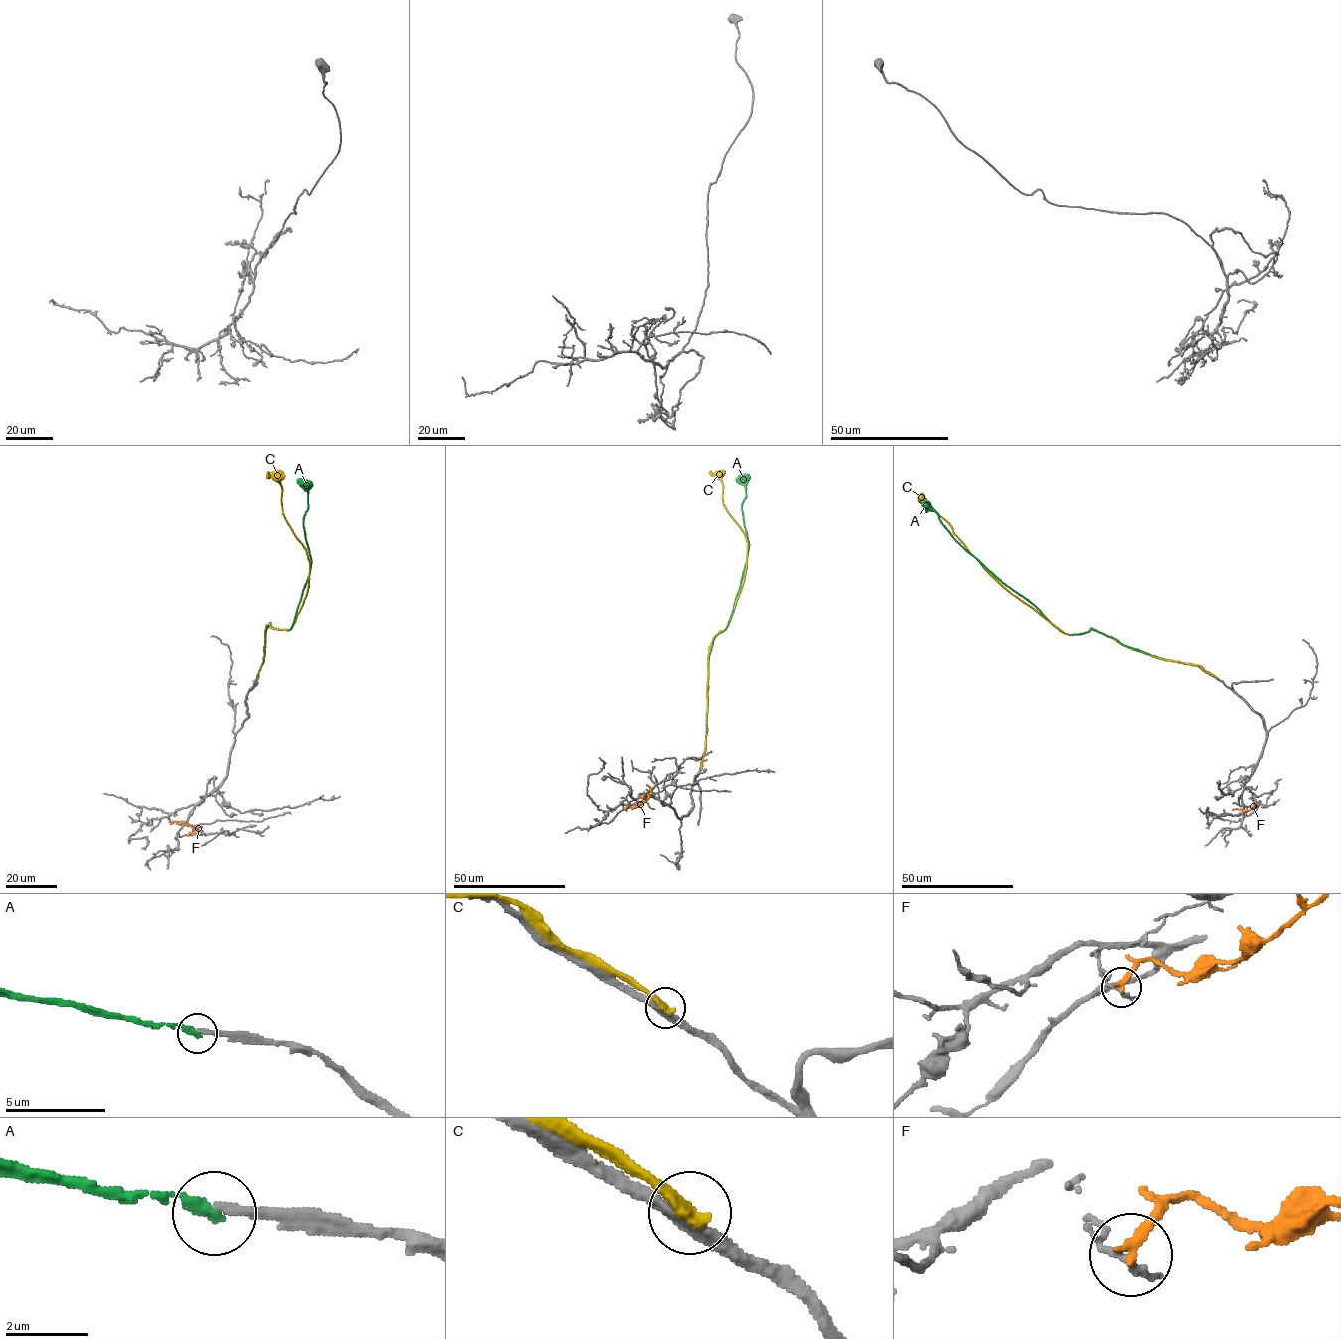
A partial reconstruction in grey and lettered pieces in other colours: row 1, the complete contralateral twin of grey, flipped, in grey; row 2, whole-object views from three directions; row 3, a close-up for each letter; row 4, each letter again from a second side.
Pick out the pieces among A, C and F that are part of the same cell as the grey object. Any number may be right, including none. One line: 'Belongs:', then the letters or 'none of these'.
Belongs: A

